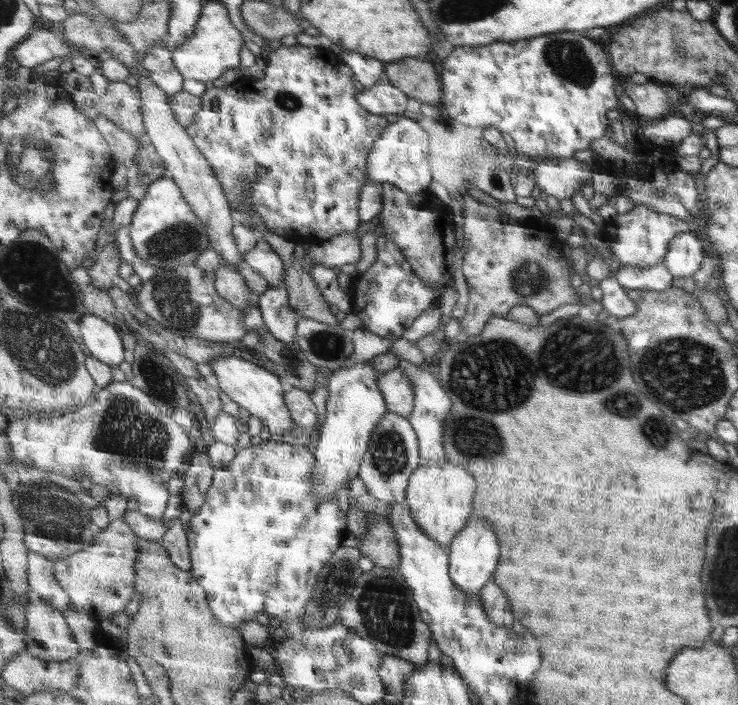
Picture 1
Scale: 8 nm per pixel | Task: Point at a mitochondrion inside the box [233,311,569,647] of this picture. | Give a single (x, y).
(337, 578)

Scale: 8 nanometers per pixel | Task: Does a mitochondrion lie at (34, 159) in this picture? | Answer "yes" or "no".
yes

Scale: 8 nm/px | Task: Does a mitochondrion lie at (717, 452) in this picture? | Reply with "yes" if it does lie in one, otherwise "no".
no

